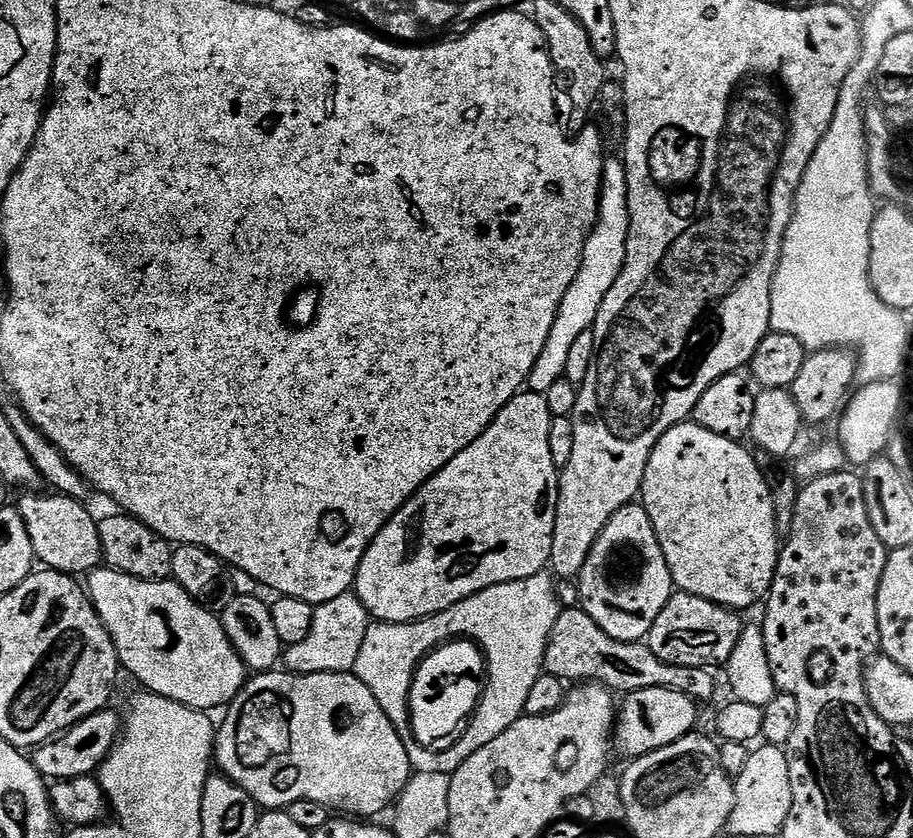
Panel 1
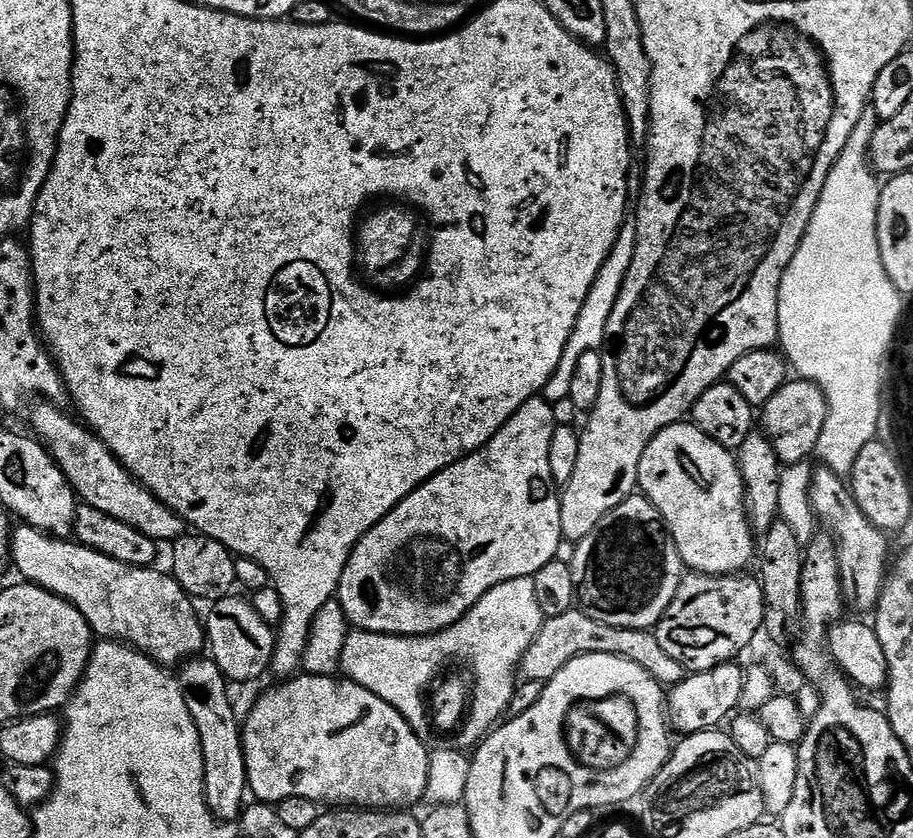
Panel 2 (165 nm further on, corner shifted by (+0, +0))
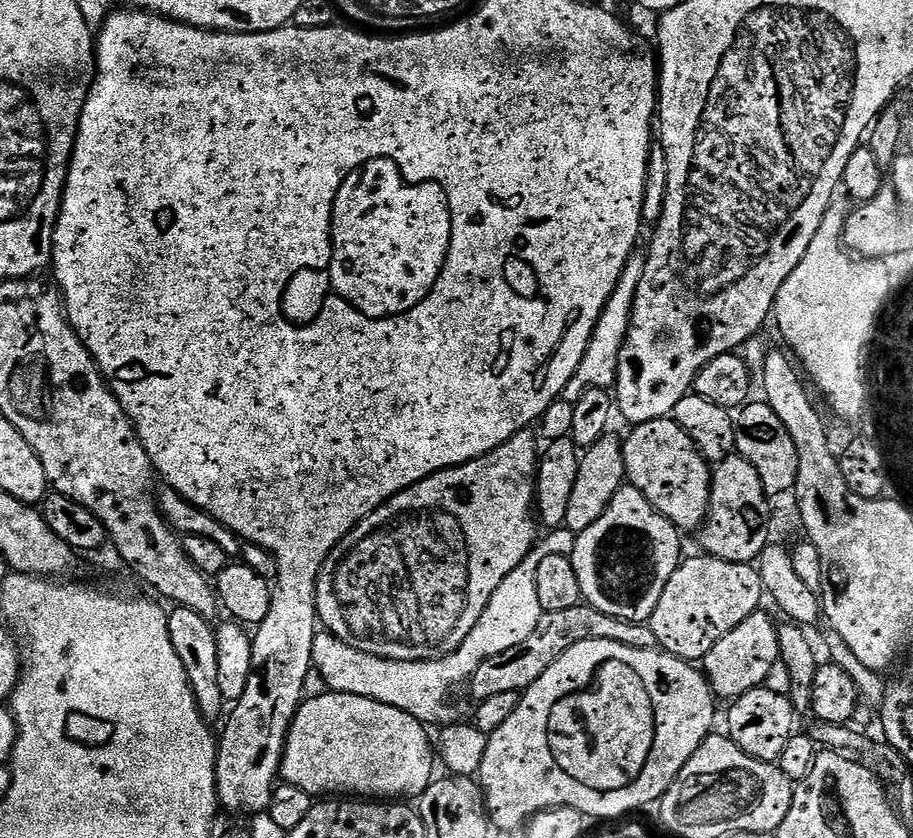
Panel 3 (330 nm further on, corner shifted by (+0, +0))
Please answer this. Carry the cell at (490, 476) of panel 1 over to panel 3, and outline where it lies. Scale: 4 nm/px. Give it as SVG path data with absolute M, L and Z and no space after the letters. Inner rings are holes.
M525 430L511 436L507 442L500 444L490 454L486 454L477 460L471 460L460 464L456 468L447 468L441 472L435 472L433 476L427 476L422 482L402 490L394 498L390 498L378 510L361 520L354 529L357 540L352 545L347 545L348 553L344 561L336 568L336 581L332 584L332 592L321 591L318 596L318 616L323 627L331 632L342 642L346 642L351 648L361 648L363 652L369 652L382 658L391 660L439 660L442 652L436 647L443 640L448 640L456 632L456 627L464 620L467 612L479 613L482 604L502 586L506 574L515 570L528 553L533 551L536 540L536 524L534 519L534 501L537 499L536 480L538 477L538 448L536 452L535 431Z

